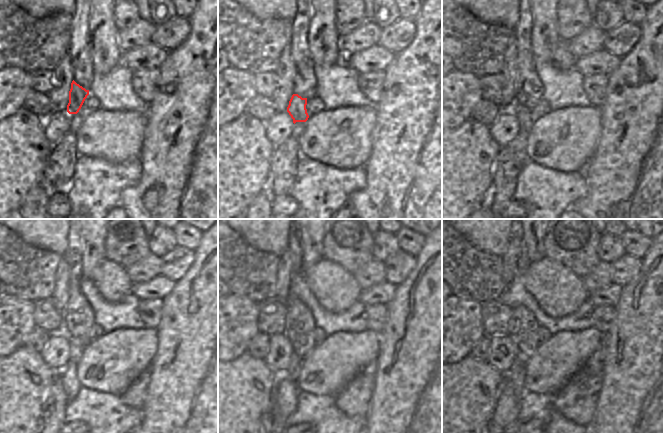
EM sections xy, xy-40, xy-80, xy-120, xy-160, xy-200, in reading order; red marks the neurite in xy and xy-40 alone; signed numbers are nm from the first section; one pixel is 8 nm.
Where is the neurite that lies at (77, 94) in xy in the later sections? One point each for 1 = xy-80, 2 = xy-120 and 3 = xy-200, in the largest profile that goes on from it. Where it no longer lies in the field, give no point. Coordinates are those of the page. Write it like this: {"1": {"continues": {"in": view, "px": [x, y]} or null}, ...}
{"1": {"continues": {"in": "xy-80", "px": [523, 114]}}, "2": {"continues": {"in": "xy-120", "px": [77, 349]}}, "3": {"continues": {"in": "xy-200", "px": [516, 375]}}}

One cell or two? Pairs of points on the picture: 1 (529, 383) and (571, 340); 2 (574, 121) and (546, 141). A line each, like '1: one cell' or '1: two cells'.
1: one cell
2: one cell

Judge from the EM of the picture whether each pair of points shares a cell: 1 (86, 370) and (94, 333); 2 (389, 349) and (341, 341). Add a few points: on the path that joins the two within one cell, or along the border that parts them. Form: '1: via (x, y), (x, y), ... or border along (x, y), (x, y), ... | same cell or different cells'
1: border along (103, 334), (88, 343) | different cells
2: border along (379, 334), (379, 354), (376, 361) | different cells

